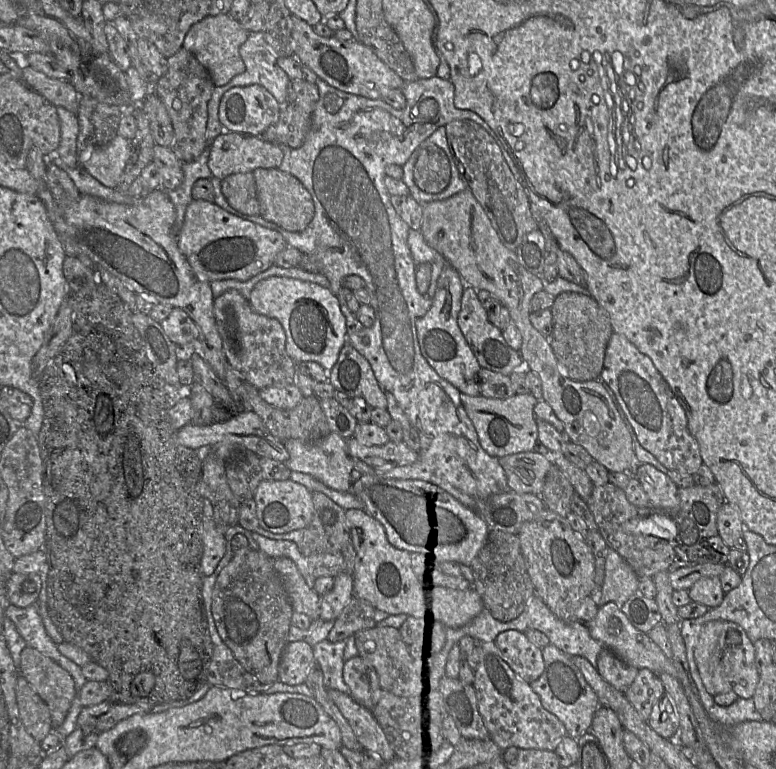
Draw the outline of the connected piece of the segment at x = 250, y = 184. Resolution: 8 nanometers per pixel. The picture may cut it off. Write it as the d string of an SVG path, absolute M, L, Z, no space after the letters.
M252 172L227 176L221 180L221 189L232 208L248 216L260 216L260 203Z

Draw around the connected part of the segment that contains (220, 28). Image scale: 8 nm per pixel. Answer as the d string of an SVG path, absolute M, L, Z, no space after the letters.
M228 14L209 16L192 26L182 47L191 52L207 69L215 87L221 87L245 71L246 67L239 49L247 40L249 34L250 32L245 30L240 22L234 20Z

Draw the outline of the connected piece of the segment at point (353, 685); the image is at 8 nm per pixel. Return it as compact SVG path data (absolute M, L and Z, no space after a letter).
M357 655L345 661L343 679L354 700L370 711L382 690L375 669Z

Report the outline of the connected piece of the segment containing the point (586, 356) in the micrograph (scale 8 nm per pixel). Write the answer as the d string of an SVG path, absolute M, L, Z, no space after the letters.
M563 292L557 295L550 309L553 331L549 341L563 372L576 381L600 378L605 351L613 333L605 310L591 295L577 292Z

